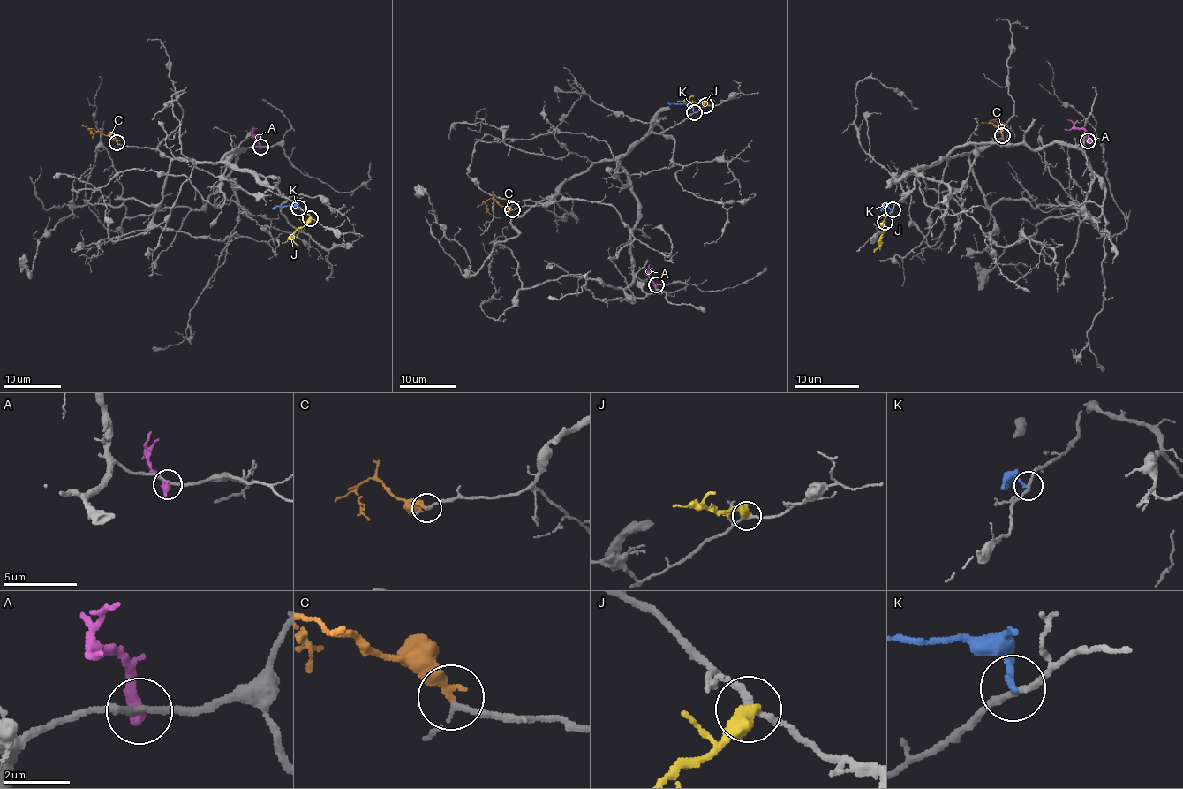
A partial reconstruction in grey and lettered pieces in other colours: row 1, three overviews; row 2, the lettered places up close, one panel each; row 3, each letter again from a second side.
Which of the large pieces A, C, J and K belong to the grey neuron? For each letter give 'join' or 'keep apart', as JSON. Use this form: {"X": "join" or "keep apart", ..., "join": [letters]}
{"A": "keep apart", "C": "join", "J": "keep apart", "K": "keep apart", "join": ["C"]}

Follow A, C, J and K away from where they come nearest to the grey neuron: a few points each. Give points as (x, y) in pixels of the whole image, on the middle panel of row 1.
A: (656, 285), (648, 274), (652, 267)
C: (513, 209), (490, 199), (486, 202), (490, 214)
J: (706, 104), (677, 100)
K: (693, 111), (690, 106), (667, 103)

